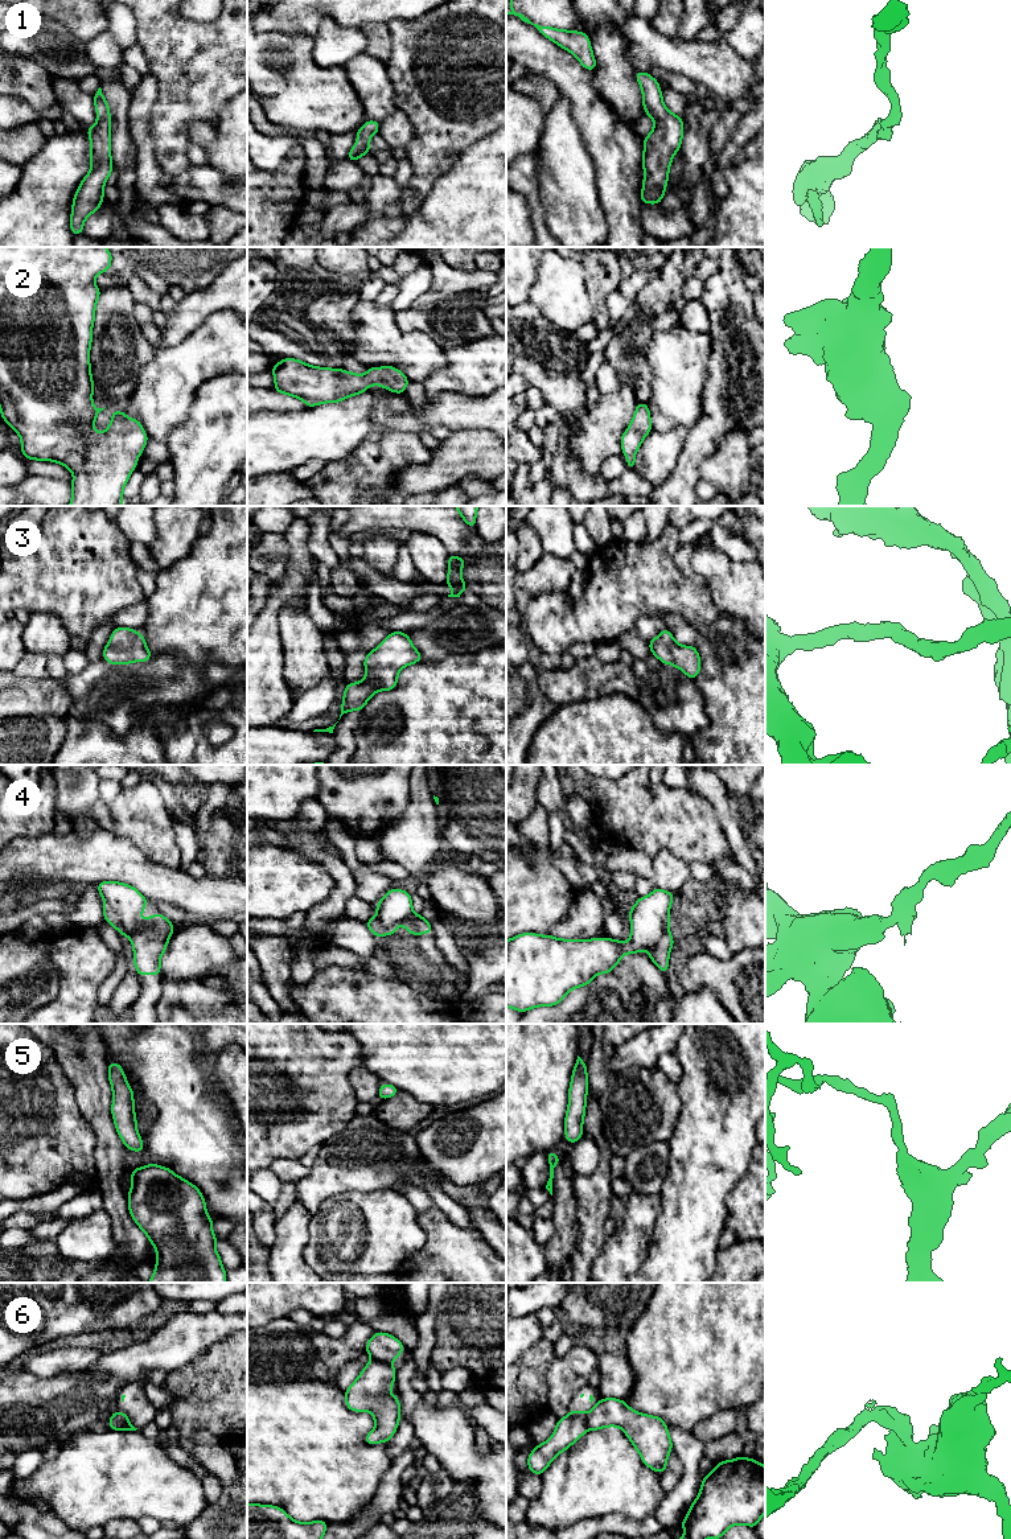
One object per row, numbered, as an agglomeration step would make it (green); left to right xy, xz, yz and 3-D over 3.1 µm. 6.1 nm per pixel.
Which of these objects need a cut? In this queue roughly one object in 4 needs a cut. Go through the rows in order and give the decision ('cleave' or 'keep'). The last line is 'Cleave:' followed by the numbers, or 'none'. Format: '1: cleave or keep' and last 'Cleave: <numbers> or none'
1: keep
2: keep
3: keep
4: cleave
5: keep
6: cleave
Cleave: 4, 6

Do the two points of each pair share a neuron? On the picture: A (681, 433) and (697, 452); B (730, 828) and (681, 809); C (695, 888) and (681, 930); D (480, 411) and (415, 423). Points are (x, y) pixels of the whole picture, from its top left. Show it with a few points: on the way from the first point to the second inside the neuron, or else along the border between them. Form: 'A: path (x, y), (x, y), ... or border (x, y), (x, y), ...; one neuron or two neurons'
A: border (689, 429), (683, 448), (673, 466); two neurons
B: border (705, 797), (714, 807), (732, 852); two neurons
C: path (695, 898), (695, 906), (685, 920); one neuron
D: path (464, 411), (431, 412); one neuron

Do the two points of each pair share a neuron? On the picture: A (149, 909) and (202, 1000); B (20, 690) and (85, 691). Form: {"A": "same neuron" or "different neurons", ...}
{"A": "different neurons", "B": "different neurons"}

